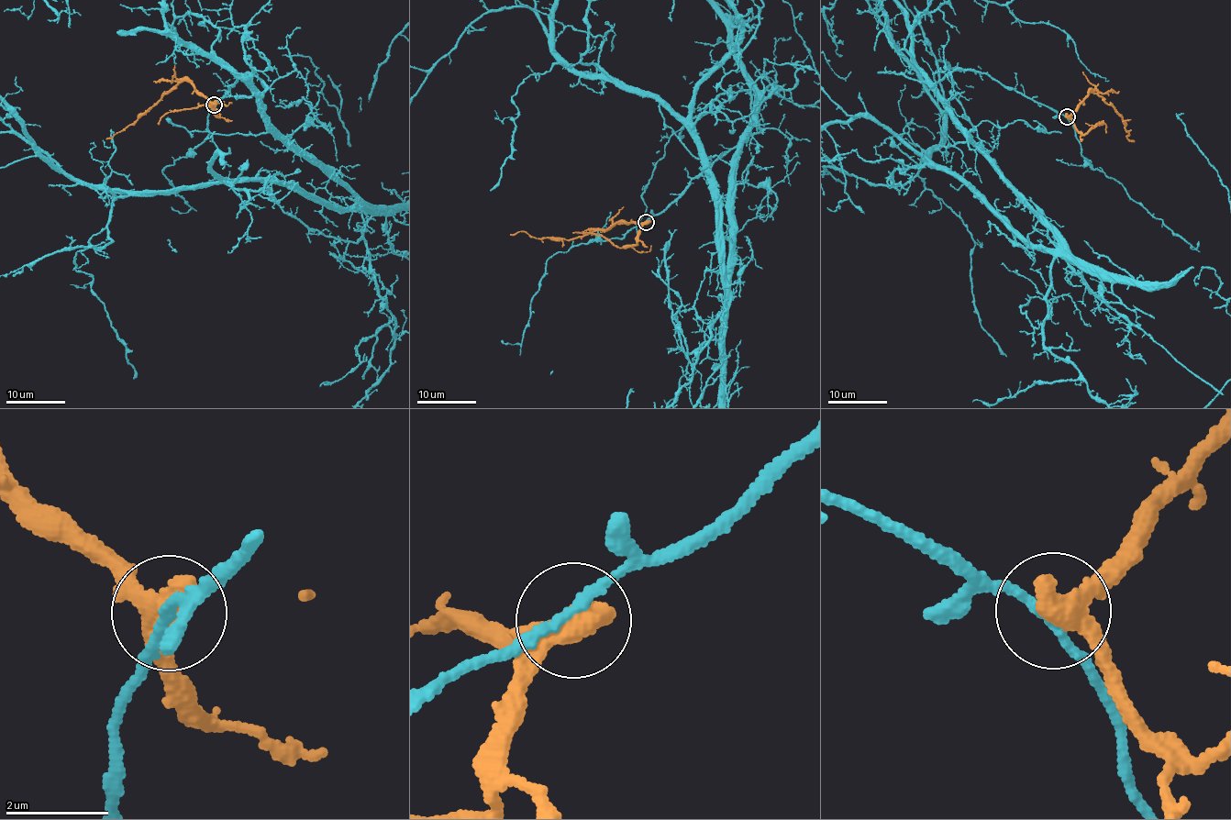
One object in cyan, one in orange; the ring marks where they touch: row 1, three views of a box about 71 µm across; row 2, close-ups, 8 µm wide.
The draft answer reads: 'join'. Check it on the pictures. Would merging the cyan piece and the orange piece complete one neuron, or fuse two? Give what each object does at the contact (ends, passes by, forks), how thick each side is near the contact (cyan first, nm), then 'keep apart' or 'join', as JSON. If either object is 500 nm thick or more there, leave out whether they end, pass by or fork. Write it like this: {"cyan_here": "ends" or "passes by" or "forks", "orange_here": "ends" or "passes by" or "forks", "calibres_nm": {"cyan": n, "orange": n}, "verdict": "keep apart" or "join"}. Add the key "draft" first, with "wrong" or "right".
{"draft": "wrong", "cyan_here": "passes by", "orange_here": "passes by", "calibres_nm": {"cyan": 160, "orange": 440}, "verdict": "keep apart"}

